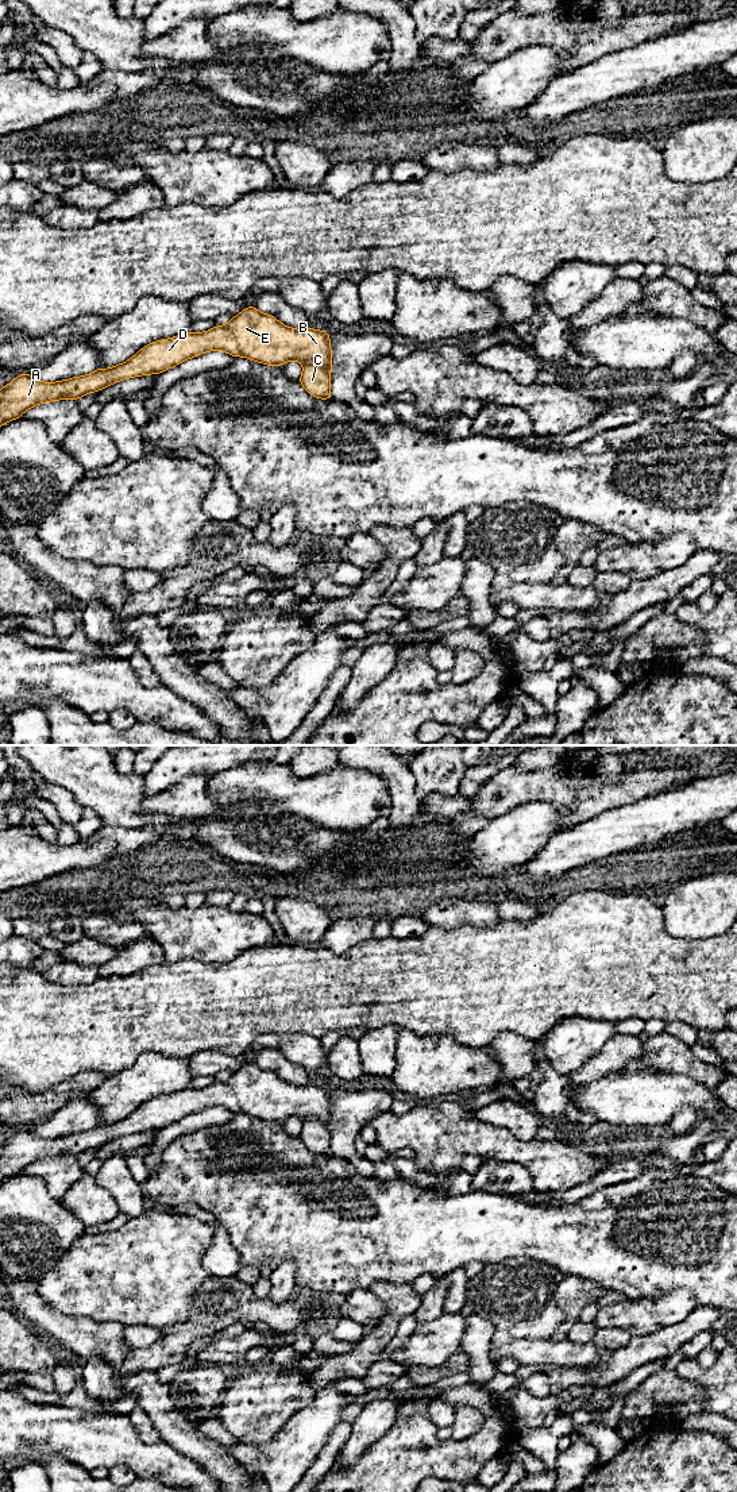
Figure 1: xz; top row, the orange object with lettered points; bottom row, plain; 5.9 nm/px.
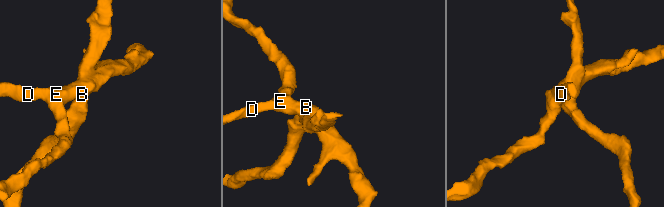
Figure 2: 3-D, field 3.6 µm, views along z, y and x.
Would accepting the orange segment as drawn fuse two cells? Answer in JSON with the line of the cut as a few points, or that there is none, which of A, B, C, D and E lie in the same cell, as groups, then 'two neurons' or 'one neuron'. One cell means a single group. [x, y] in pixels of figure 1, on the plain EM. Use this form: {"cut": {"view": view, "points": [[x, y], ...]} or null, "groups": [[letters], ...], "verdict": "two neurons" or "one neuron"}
{"cut": {"view": "xz", "points": [[304, 1120], [321, 1120], [330, 1126]]}, "groups": [["A", "B", "D", "E"], ["C"]], "verdict": "two neurons"}

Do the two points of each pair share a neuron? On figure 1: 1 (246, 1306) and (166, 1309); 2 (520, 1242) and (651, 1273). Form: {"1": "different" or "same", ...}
{"1": "different", "2": "same"}

